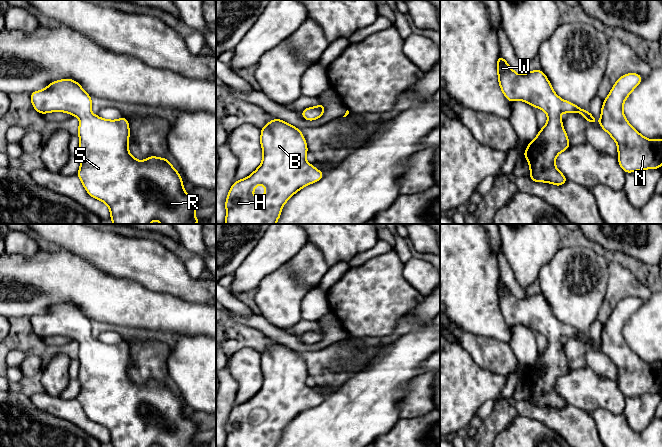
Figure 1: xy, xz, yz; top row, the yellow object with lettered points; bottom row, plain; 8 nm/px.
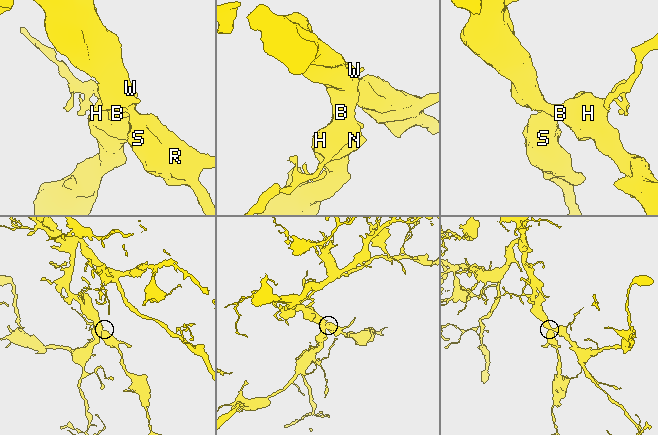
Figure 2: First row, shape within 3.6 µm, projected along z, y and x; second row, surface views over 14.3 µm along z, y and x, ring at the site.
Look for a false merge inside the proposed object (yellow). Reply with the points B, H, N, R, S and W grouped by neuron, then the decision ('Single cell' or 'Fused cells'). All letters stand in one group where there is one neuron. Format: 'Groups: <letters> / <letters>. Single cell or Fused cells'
Groups: B H N R S W. Single cell

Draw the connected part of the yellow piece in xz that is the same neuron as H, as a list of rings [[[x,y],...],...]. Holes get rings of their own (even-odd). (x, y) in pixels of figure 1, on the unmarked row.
[[[281,343],[270,344],[261,352],[260,368],[263,374],[260,390],[245,403],[236,404],[229,414],[225,447],[276,447],[283,429],[293,418],[325,399],[306,385],[308,371],[300,353]],[[260,408],[266,411],[266,417],[256,423],[254,411]]]

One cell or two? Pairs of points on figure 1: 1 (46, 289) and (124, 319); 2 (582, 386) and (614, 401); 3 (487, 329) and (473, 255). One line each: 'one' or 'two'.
1: one
2: one
3: one

